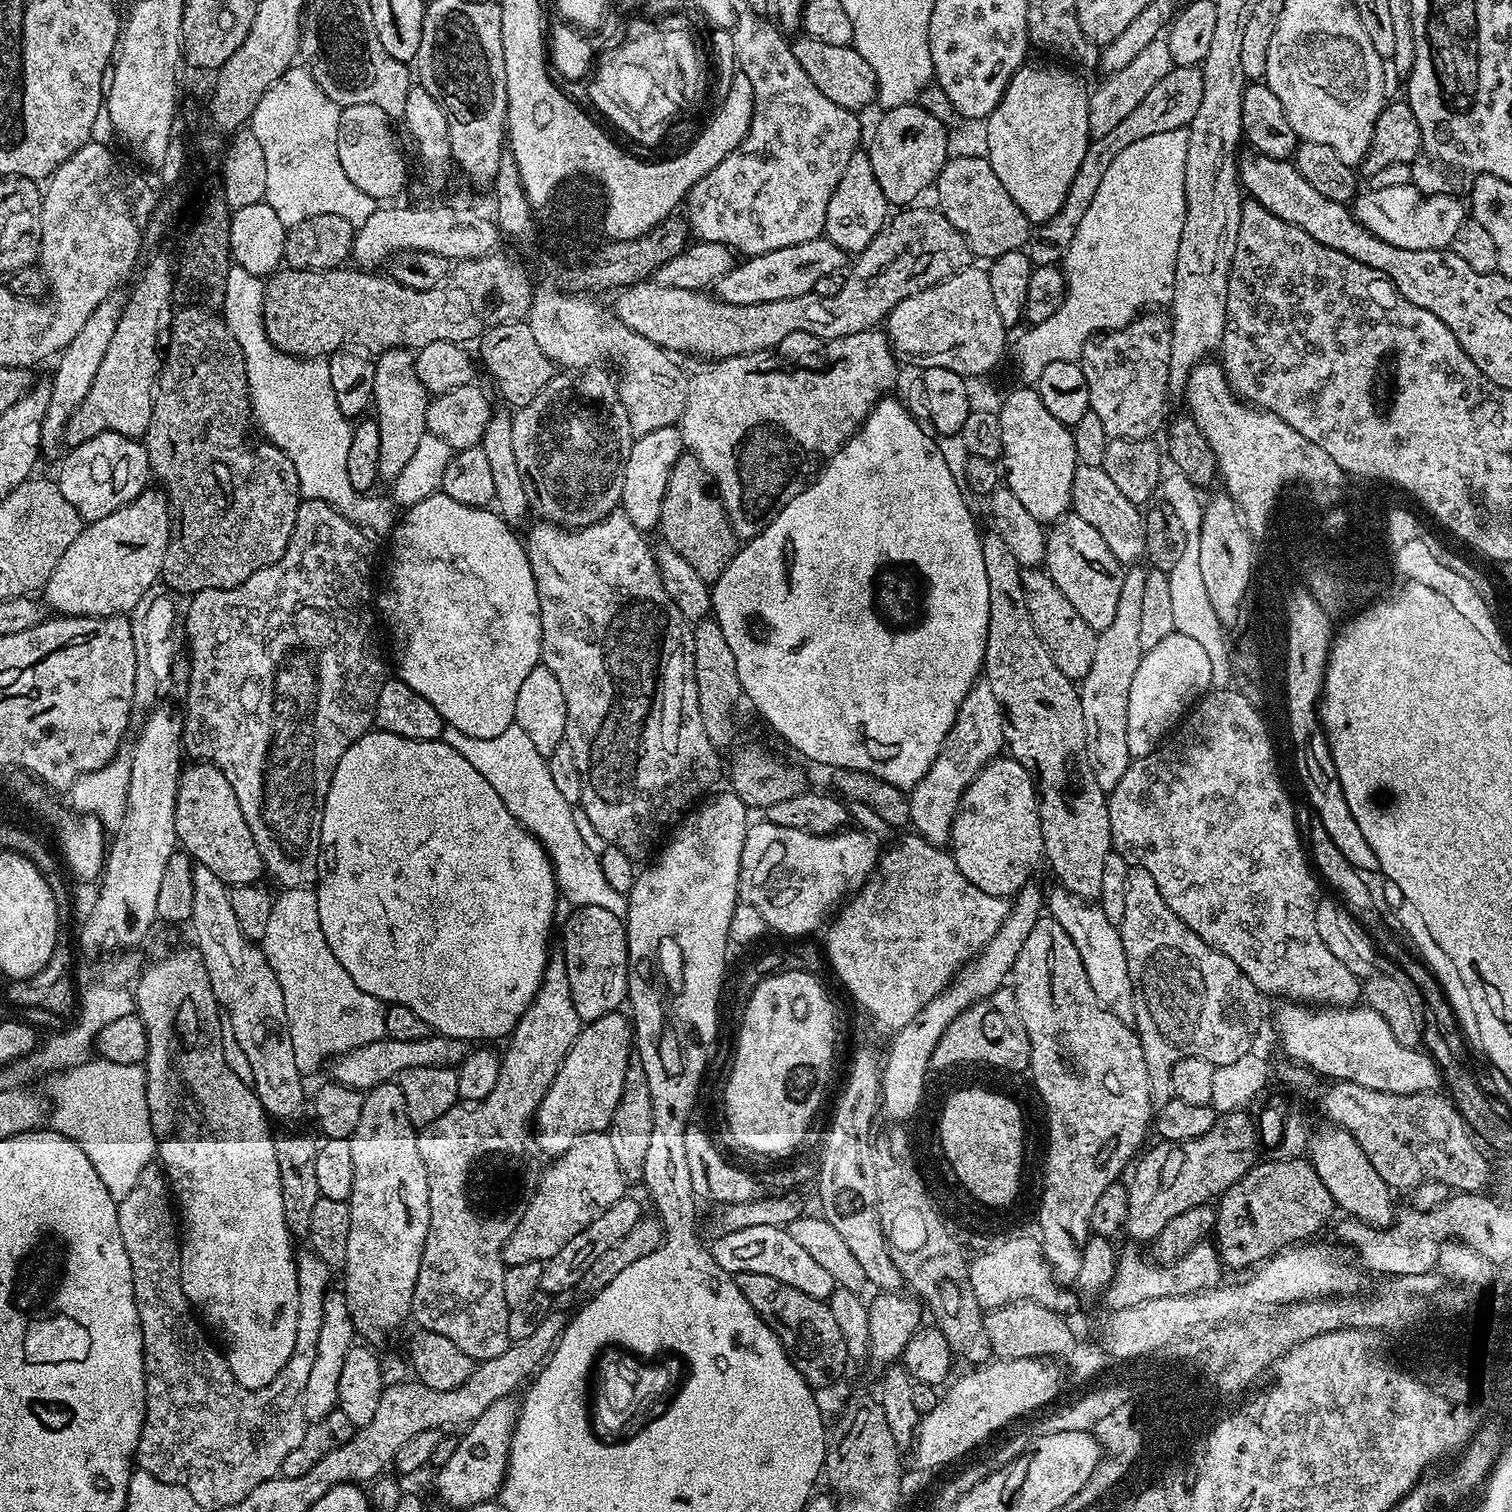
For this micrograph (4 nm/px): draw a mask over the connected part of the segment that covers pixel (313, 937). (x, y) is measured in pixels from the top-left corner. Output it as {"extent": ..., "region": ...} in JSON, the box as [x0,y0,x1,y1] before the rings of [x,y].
{"extent":[260,888,385,1076],"region":[[[288,888],[279,894],[260,947],[282,988],[296,1064],[304,1076],[310,1076],[324,1062],[383,1039],[385,1007],[373,995],[358,989],[330,950],[321,930],[315,889]]]}

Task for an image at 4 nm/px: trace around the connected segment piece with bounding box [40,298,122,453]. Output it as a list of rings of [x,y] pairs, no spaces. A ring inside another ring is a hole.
[[[119,299],[104,300],[102,306],[98,306],[98,310],[94,310],[94,314],[86,320],[86,326],[82,326],[82,330],[78,330],[78,334],[70,338],[67,346],[60,349],[58,359],[55,361],[56,373],[50,376],[52,386],[50,406],[46,406],[46,418],[42,422],[40,435],[40,447],[45,453],[61,447],[66,422],[74,414],[74,410],[78,410],[82,398],[86,398],[86,394],[90,392],[90,382],[94,382],[94,374],[98,374],[98,365],[106,355],[106,349],[110,347],[110,338],[114,338],[114,326],[120,320],[121,307]]]

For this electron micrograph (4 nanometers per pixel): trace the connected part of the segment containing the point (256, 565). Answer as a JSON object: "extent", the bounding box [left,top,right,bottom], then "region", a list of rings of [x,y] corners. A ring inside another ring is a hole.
{"extent":[142,308,300,594],"region":[[[184,308],[172,317],[171,337],[178,339],[177,346],[172,347],[163,357],[160,375],[154,387],[152,397],[152,413],[150,414],[150,426],[148,432],[142,438],[144,449],[148,451],[148,466],[153,477],[161,480],[162,491],[168,498],[168,507],[172,510],[172,533],[170,542],[166,546],[166,558],[164,559],[163,583],[168,583],[173,588],[171,591],[188,592],[195,594],[202,590],[222,590],[223,588],[237,588],[242,582],[246,582],[258,570],[278,562],[282,554],[286,554],[288,544],[292,541],[294,526],[300,509],[300,483],[298,474],[294,470],[294,462],[290,462],[288,455],[271,442],[260,442],[255,448],[248,441],[248,424],[250,428],[250,413],[252,402],[248,395],[248,379],[246,378],[246,358],[242,354],[242,346],[230,334],[228,324],[223,315],[212,312],[203,312],[200,308]]]}

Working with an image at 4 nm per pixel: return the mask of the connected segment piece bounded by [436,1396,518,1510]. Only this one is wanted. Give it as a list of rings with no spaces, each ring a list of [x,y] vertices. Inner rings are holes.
[[[512,1396],[498,1398],[486,1414],[482,1414],[475,1422],[467,1425],[464,1437],[456,1440],[456,1449],[450,1462],[439,1465],[440,1474],[436,1478],[436,1484],[440,1487],[440,1496],[452,1508],[463,1508],[469,1510],[475,1504],[484,1501],[491,1501],[499,1493],[504,1484],[504,1476],[508,1473],[508,1455],[512,1449],[512,1432],[516,1429],[516,1419],[518,1417],[518,1404]]]

